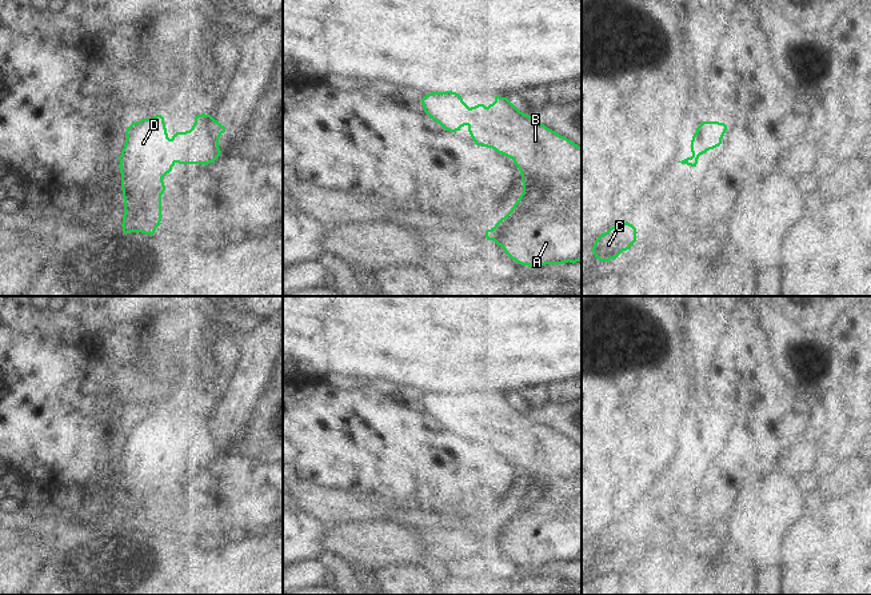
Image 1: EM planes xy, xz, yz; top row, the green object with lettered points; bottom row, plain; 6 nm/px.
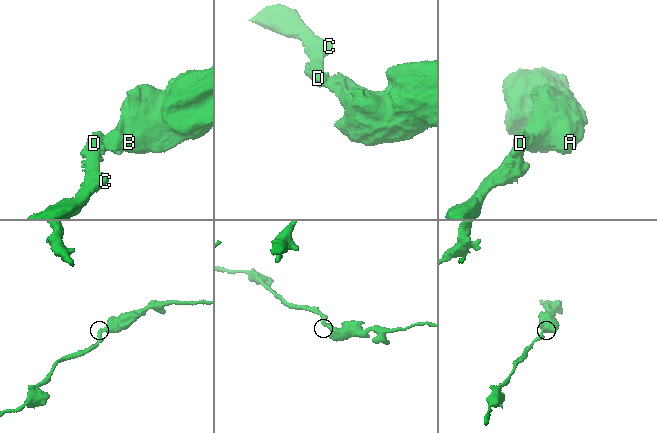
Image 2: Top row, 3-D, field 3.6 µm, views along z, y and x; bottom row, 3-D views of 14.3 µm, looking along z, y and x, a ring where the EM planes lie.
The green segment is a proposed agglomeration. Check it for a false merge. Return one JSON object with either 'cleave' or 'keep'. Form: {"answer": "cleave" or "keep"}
{"answer": "keep"}

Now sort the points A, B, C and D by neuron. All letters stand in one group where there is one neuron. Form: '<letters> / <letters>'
A B C D

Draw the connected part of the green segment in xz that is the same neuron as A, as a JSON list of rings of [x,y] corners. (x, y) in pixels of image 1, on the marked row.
[[[447,91],[428,93],[420,101],[424,112],[446,131],[456,132],[467,125],[476,145],[492,148],[512,159],[520,171],[523,193],[511,211],[494,228],[486,231],[487,240],[494,240],[522,265],[542,267],[582,261],[582,147],[520,112],[507,97],[495,96],[495,101],[488,107],[478,104],[470,108],[459,93]]]

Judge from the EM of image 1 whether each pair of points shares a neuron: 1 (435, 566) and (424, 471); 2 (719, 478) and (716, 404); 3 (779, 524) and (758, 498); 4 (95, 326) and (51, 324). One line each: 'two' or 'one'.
1: two
2: one
3: one
4: two

